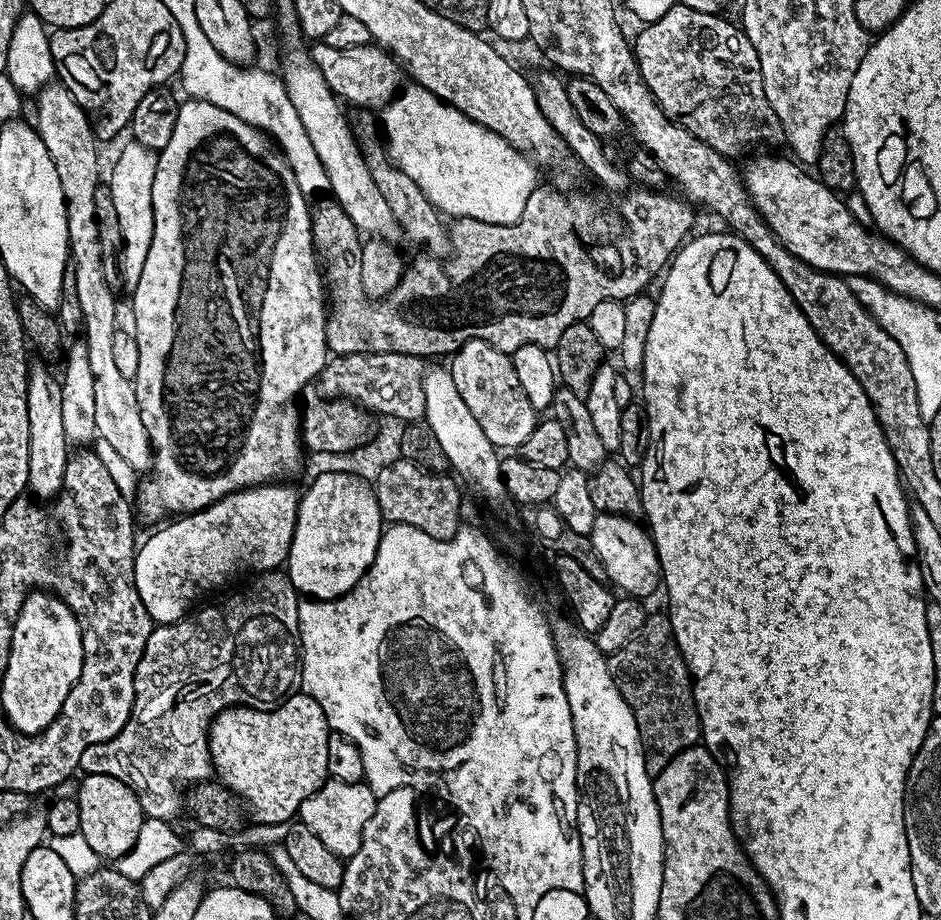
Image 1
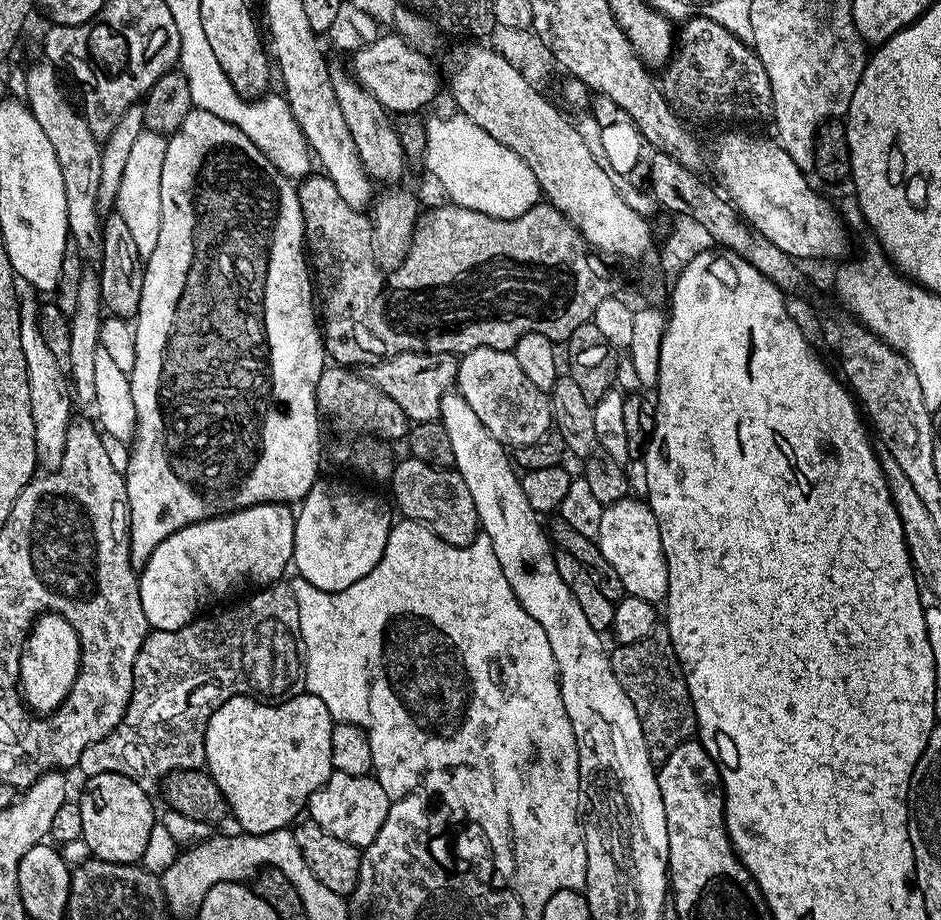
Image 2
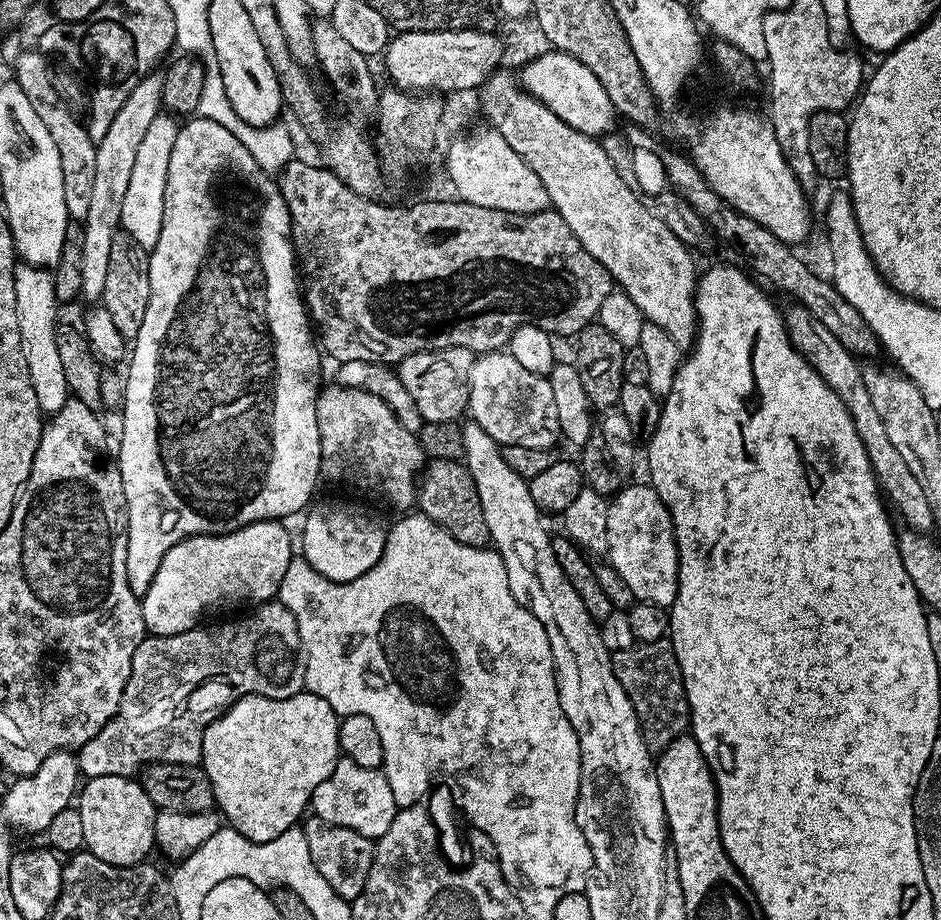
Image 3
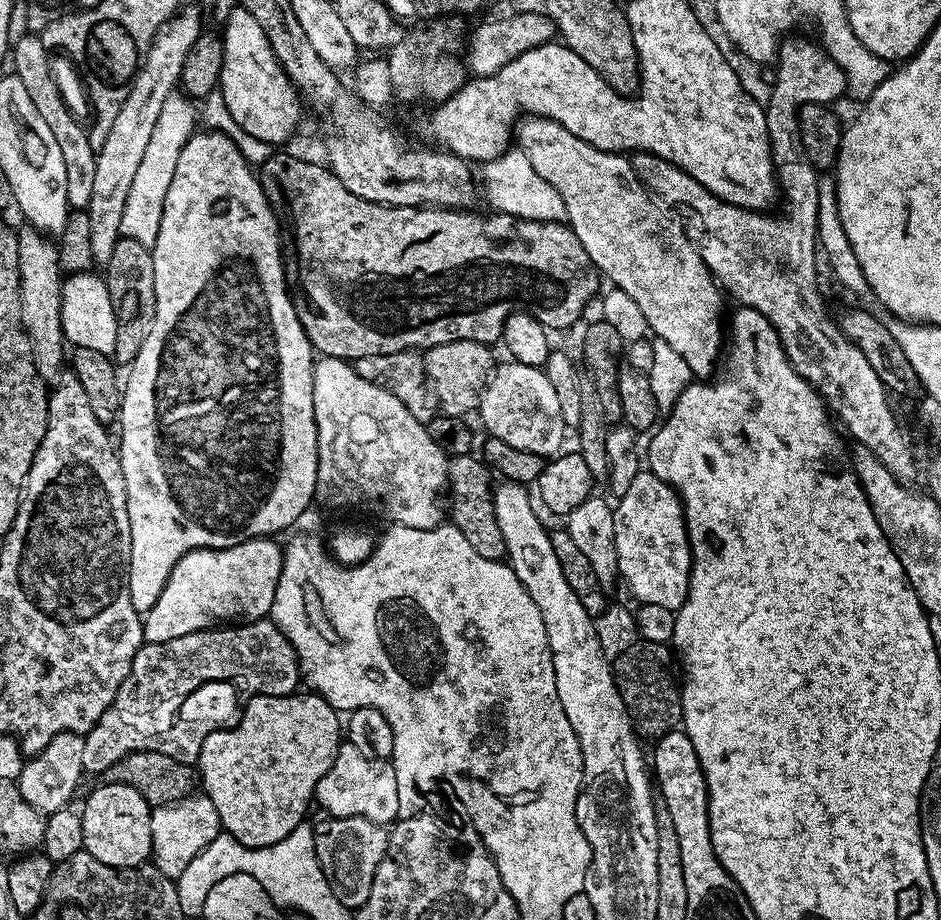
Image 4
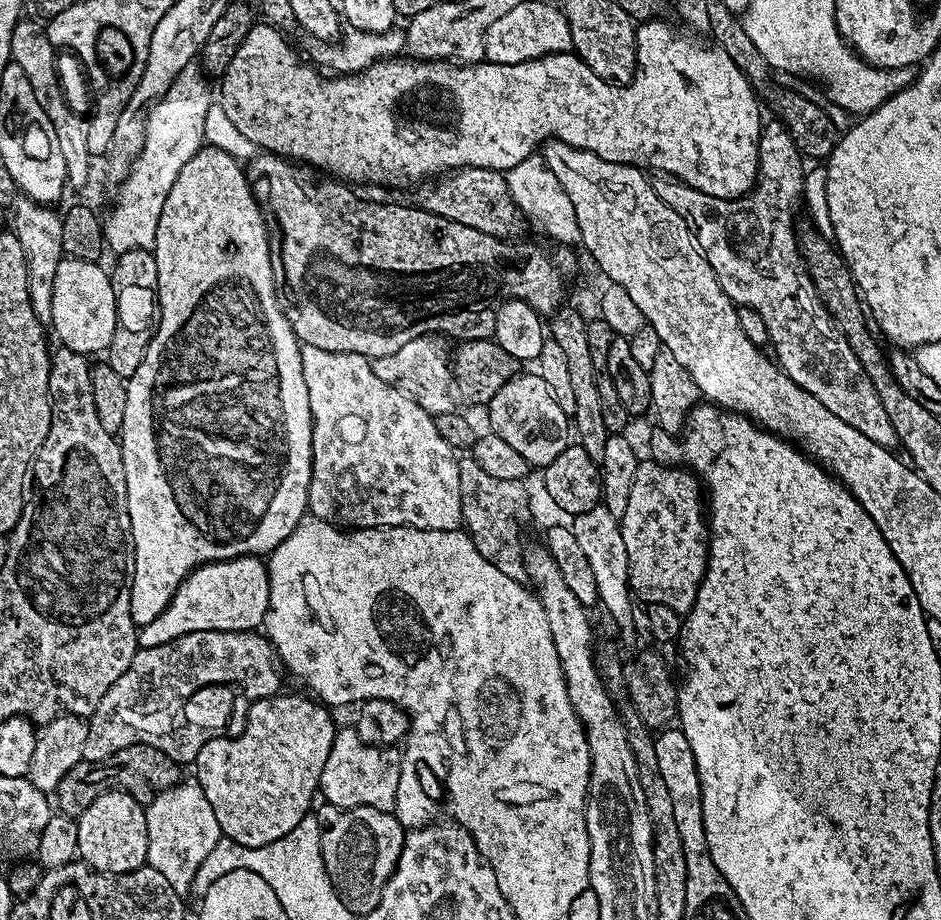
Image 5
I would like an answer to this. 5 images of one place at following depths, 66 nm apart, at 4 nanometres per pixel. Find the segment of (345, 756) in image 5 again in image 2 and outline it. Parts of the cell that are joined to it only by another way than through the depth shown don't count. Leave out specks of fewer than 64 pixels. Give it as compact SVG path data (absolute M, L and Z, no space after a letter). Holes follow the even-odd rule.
M333 771L332 776L309 798L306 805L307 815L317 824L322 826L325 832L329 832L334 838L342 838L342 842L350 842L355 848L365 849L382 830L382 822L386 822L388 805L390 801L382 786L372 775L355 776L354 774L342 774Z

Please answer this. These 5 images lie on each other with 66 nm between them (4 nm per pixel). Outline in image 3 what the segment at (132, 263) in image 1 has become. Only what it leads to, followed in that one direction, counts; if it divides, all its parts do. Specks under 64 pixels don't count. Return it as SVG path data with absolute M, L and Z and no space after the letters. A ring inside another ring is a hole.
M161 114L150 122L146 138L138 146L138 158L130 174L130 187L126 189L126 199L122 202L122 228L130 233L143 248L156 247L158 234L162 234L164 217L164 191L166 190L166 170L170 170L170 150L174 150L174 138L178 138L180 124L172 114Z

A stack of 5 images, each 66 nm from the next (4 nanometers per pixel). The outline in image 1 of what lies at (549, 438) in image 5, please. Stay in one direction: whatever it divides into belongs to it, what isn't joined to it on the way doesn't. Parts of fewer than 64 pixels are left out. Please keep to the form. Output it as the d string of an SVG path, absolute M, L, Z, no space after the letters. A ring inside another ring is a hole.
M471 340L463 344L451 360L450 371L454 386L458 386L462 402L466 402L478 426L482 426L486 438L490 438L498 450L519 449L520 444L530 438L530 430L534 430L538 423L538 410L530 404L526 390L522 390L522 382L518 382L511 355L499 352L486 340Z

